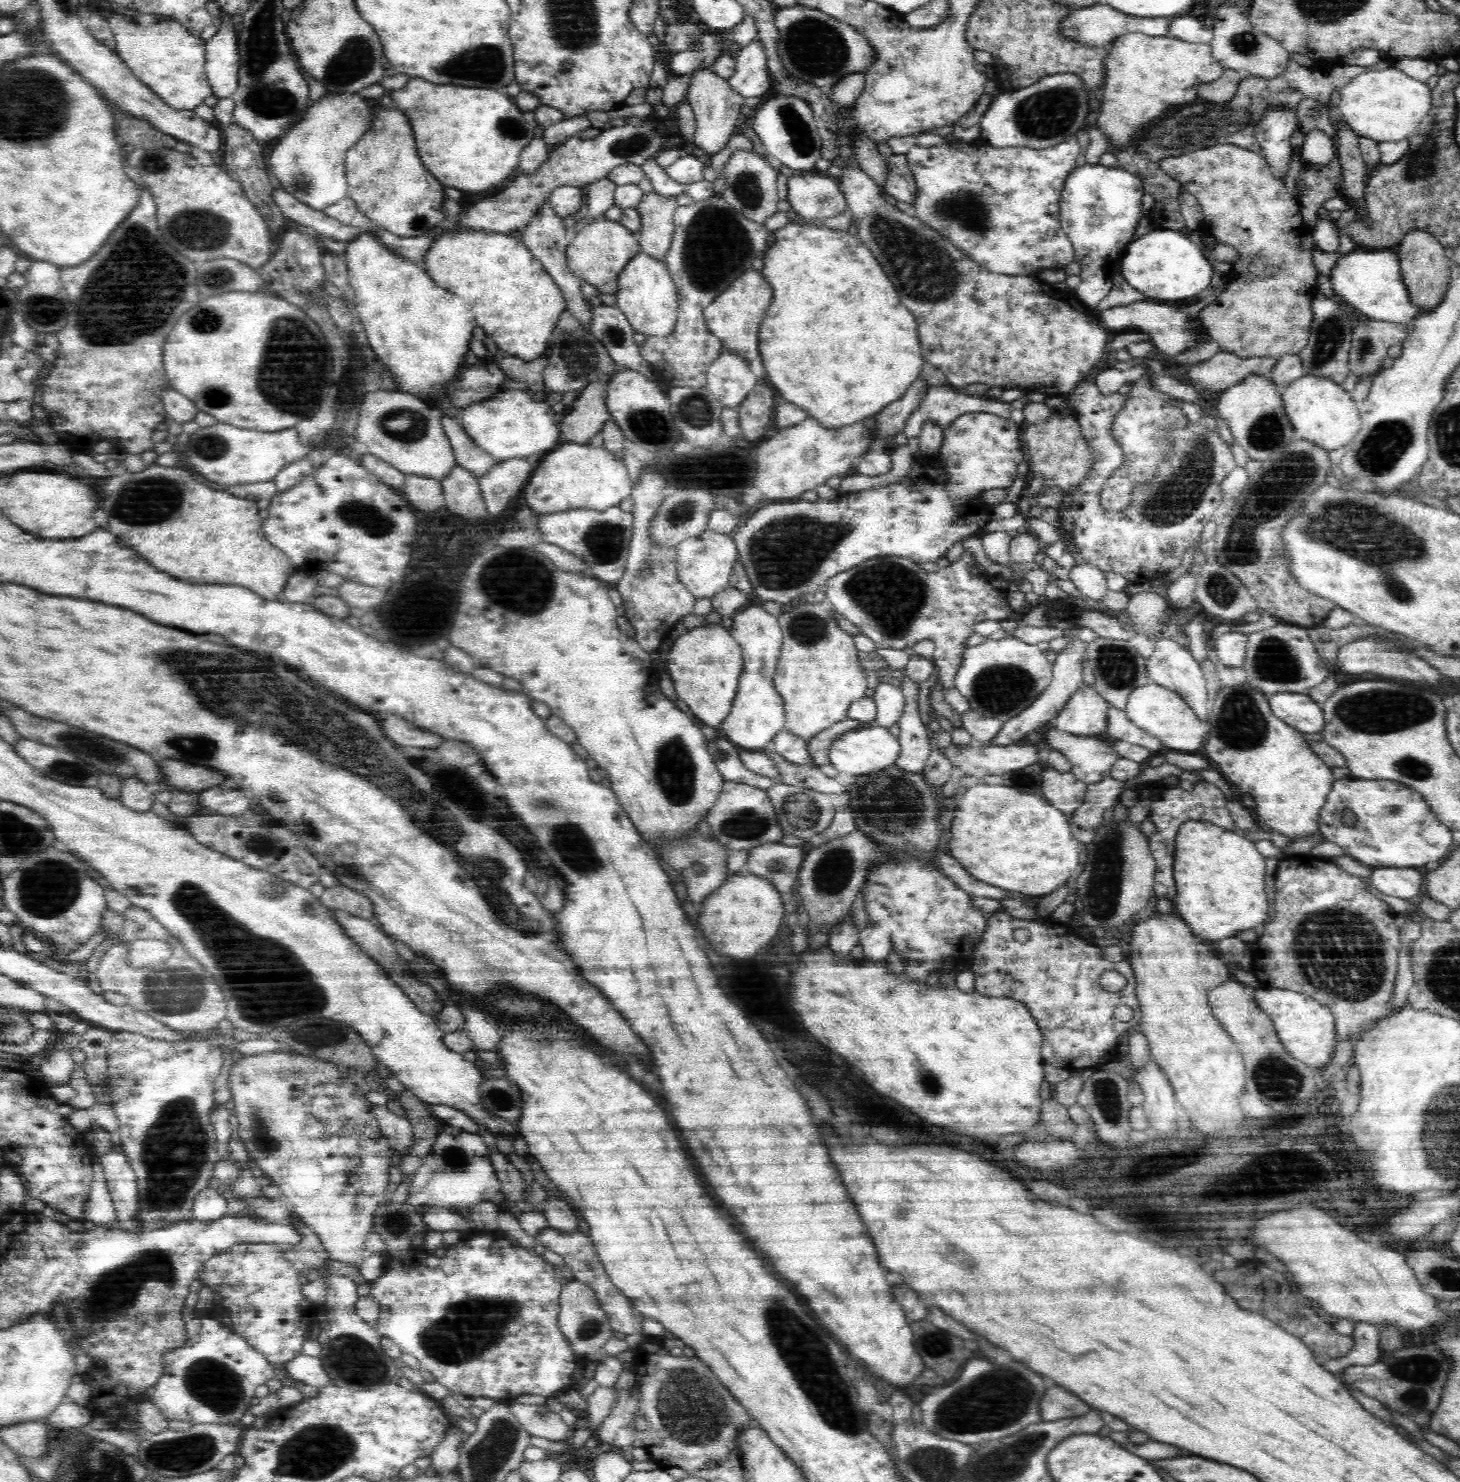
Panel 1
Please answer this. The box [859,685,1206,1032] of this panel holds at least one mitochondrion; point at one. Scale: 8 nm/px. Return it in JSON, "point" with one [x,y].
{"point":[1103,880]}

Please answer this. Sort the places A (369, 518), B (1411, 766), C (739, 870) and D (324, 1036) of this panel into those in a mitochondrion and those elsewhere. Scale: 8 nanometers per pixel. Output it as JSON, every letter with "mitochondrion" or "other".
{"A":"mitochondrion","B":"mitochondrion","C":"other","D":"mitochondrion"}

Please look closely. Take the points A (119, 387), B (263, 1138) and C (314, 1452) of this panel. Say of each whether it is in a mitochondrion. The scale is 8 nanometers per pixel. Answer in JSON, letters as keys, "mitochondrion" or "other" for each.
{"A":"other","B":"mitochondrion","C":"mitochondrion"}

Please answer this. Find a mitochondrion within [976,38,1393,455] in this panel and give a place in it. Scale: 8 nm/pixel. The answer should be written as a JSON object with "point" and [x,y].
{"point":[1047,114]}

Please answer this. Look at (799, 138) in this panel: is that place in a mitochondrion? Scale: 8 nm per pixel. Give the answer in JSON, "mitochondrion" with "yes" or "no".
{"mitochondrion":"yes"}

